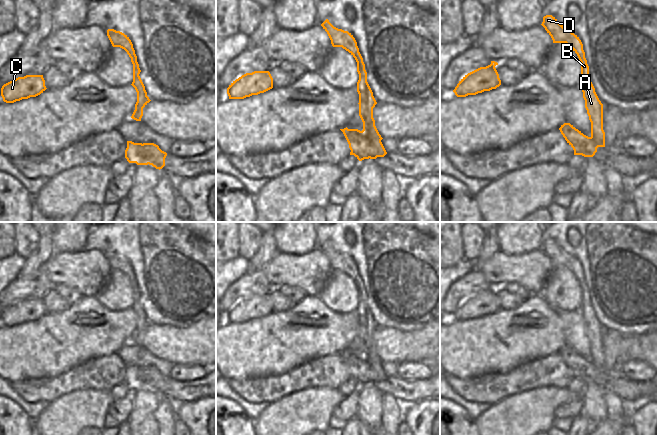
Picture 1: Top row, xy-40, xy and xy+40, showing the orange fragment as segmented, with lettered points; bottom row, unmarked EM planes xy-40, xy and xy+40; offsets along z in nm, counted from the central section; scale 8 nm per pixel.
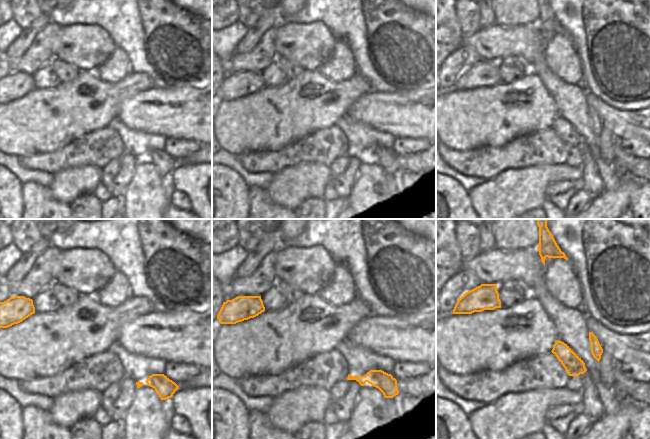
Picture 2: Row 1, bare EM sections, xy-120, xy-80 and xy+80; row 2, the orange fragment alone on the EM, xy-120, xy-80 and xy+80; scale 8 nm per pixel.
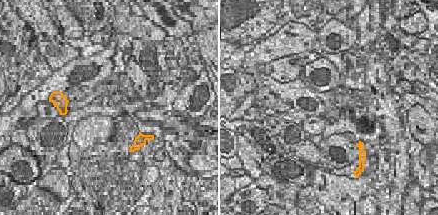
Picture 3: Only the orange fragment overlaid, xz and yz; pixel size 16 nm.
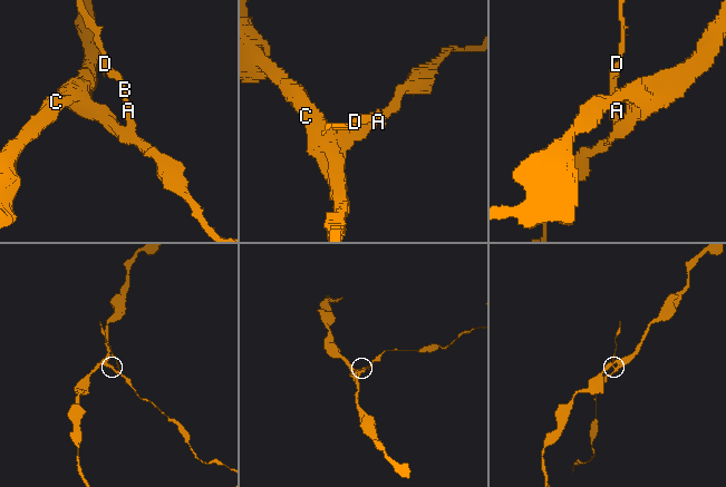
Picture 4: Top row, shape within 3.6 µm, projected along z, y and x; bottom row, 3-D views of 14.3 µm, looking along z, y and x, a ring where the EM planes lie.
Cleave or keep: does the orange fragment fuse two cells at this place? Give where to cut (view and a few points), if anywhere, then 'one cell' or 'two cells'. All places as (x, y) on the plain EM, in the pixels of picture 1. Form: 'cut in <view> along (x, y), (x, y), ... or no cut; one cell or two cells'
cut in xy along (360, 355), (368, 362), (377, 380); two cells

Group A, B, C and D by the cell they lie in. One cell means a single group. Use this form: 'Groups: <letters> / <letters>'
Groups: A B D / C.

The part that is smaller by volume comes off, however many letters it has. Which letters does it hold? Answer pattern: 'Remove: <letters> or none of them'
Remove: A, B, D

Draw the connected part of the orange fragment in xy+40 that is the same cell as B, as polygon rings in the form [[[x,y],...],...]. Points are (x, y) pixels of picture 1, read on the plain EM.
[[[546,239],[541,248],[551,260],[553,267],[566,267],[578,280],[581,286],[581,314],[585,332],[591,346],[591,361],[599,371],[605,371],[603,354],[603,328],[599,324],[591,306],[589,290],[585,282],[583,268],[579,261],[566,253],[555,241]]]

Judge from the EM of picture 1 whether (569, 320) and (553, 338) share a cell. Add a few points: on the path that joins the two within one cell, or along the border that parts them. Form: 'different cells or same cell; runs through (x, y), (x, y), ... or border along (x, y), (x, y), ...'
different cells; border along (556, 311), (562, 324), (562, 333), (567, 346)

